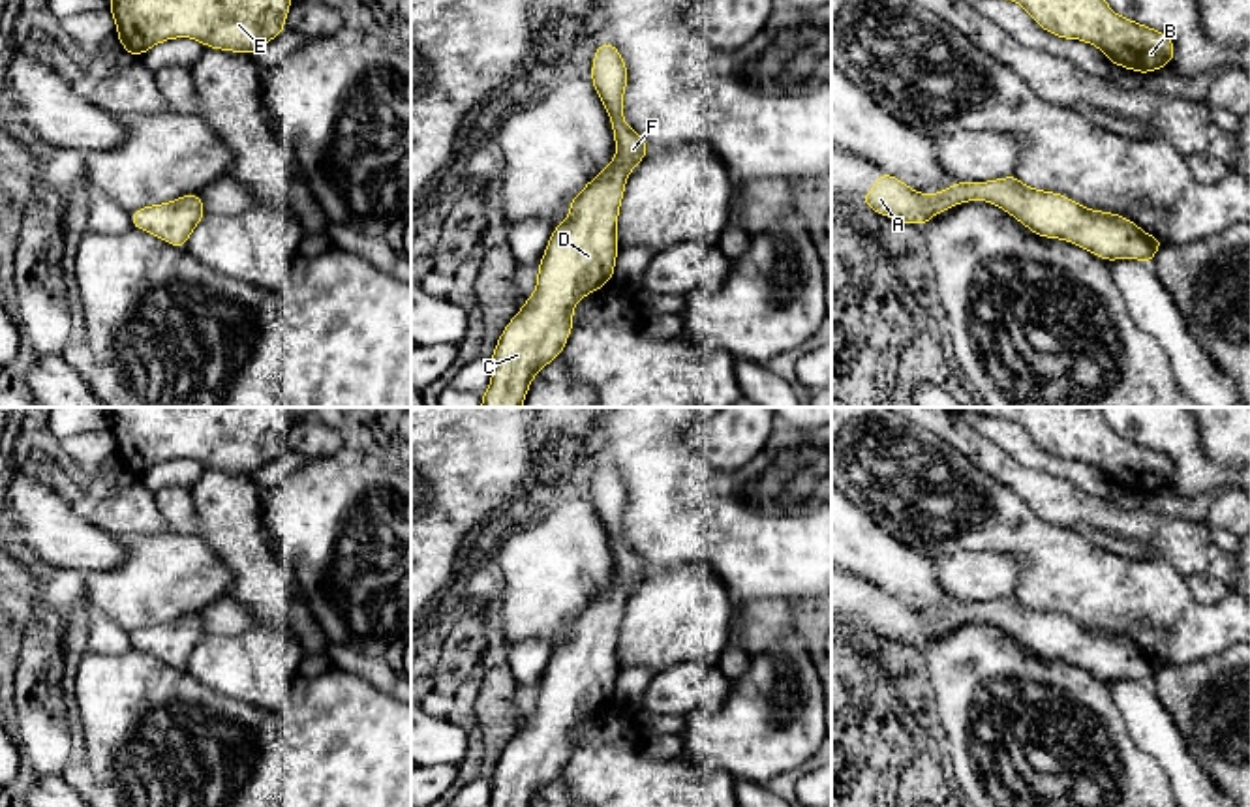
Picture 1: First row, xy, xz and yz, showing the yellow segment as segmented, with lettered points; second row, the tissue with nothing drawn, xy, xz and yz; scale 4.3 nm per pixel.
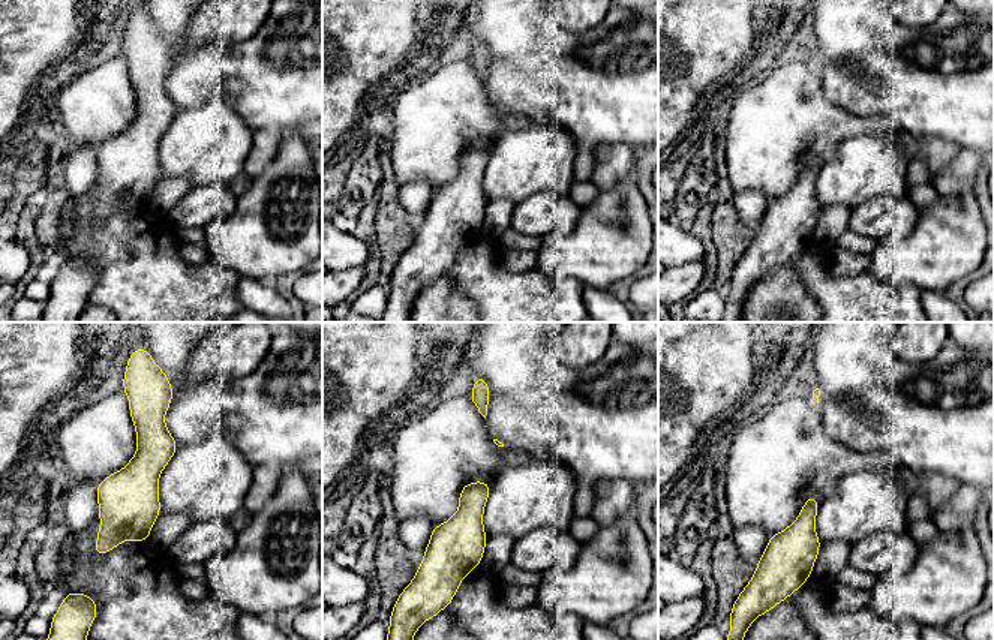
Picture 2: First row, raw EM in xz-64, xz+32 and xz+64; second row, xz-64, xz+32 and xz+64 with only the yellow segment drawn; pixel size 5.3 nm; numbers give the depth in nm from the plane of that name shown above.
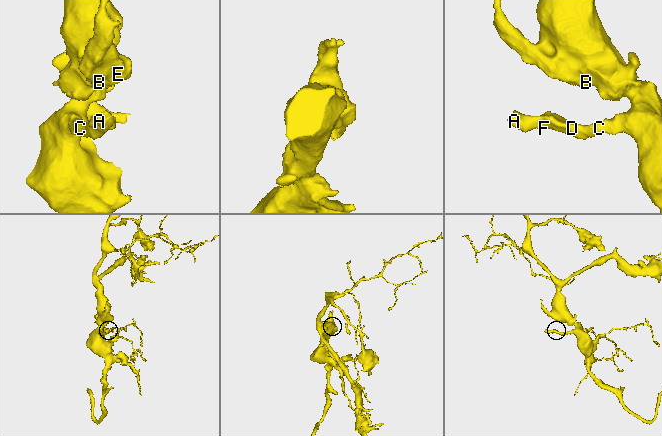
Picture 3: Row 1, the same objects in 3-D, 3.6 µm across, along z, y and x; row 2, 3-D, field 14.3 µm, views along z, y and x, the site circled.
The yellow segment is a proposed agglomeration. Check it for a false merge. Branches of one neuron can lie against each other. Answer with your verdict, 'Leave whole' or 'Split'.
Leave whole

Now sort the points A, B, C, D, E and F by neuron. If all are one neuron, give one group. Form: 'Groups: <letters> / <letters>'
Groups: A B C D E F

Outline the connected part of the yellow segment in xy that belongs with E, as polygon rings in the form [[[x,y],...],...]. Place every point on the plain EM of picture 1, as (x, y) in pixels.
[[[109,407],[116,458],[131,477],[167,460],[191,458],[205,467],[253,475],[285,450],[289,407]]]

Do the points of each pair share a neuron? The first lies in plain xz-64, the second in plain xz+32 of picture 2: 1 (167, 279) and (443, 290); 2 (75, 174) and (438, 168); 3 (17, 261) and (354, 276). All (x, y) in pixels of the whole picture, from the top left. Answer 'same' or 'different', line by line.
1: different
2: different
3: different

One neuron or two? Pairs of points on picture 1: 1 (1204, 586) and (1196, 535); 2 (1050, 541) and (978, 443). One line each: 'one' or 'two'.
1: two
2: two

